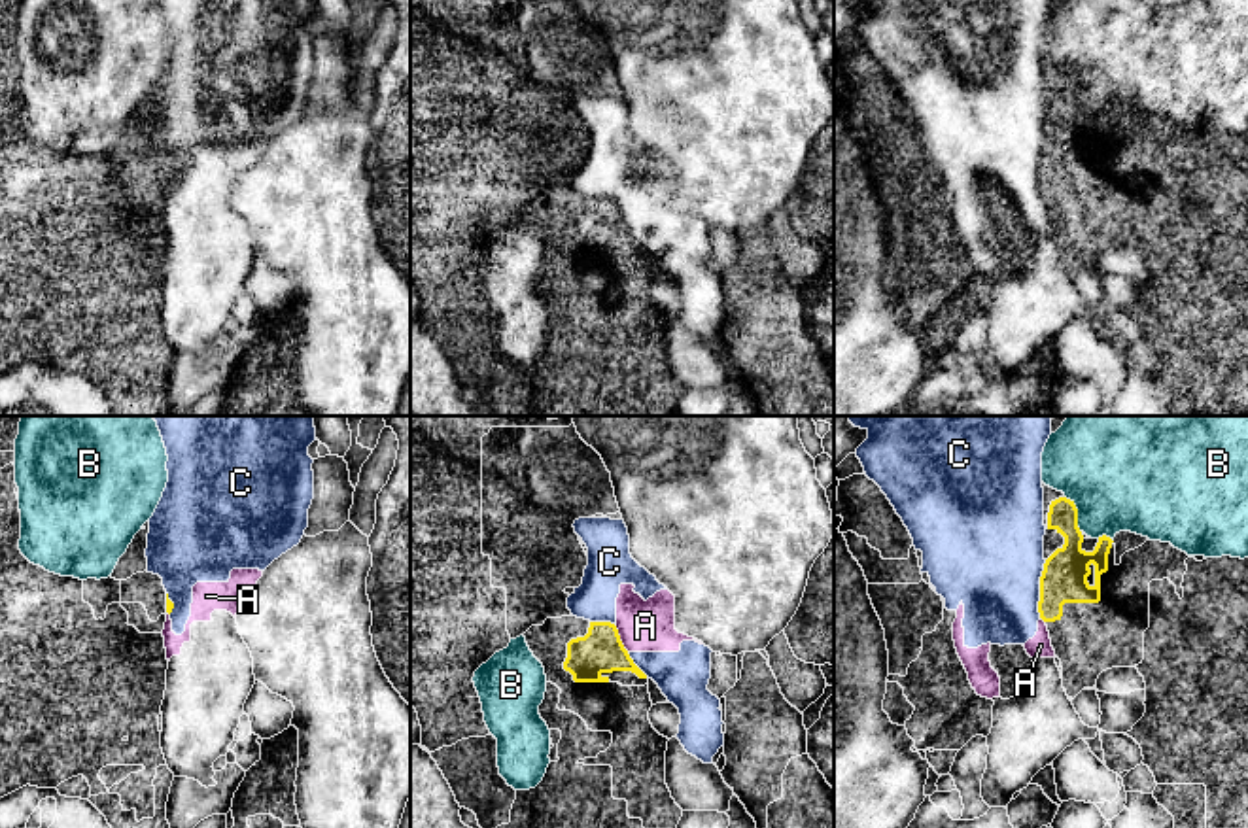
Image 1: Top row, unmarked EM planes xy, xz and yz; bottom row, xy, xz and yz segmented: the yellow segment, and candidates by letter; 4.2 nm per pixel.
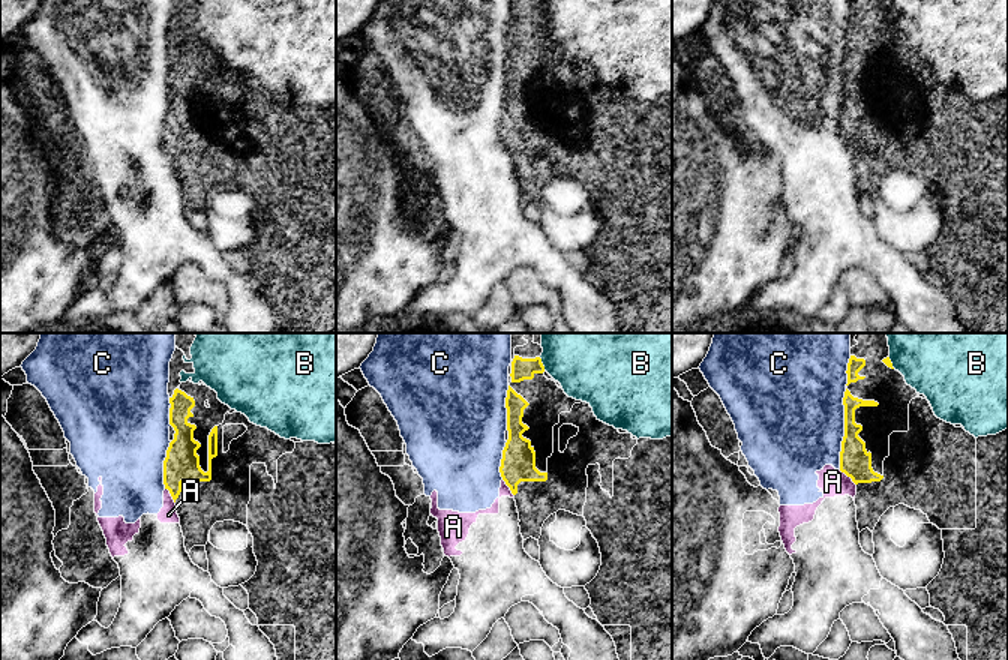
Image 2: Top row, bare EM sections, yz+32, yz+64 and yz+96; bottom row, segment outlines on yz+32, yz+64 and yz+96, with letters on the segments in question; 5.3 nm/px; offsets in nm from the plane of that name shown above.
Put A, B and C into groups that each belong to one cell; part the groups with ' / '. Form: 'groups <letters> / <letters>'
groups A C / B

